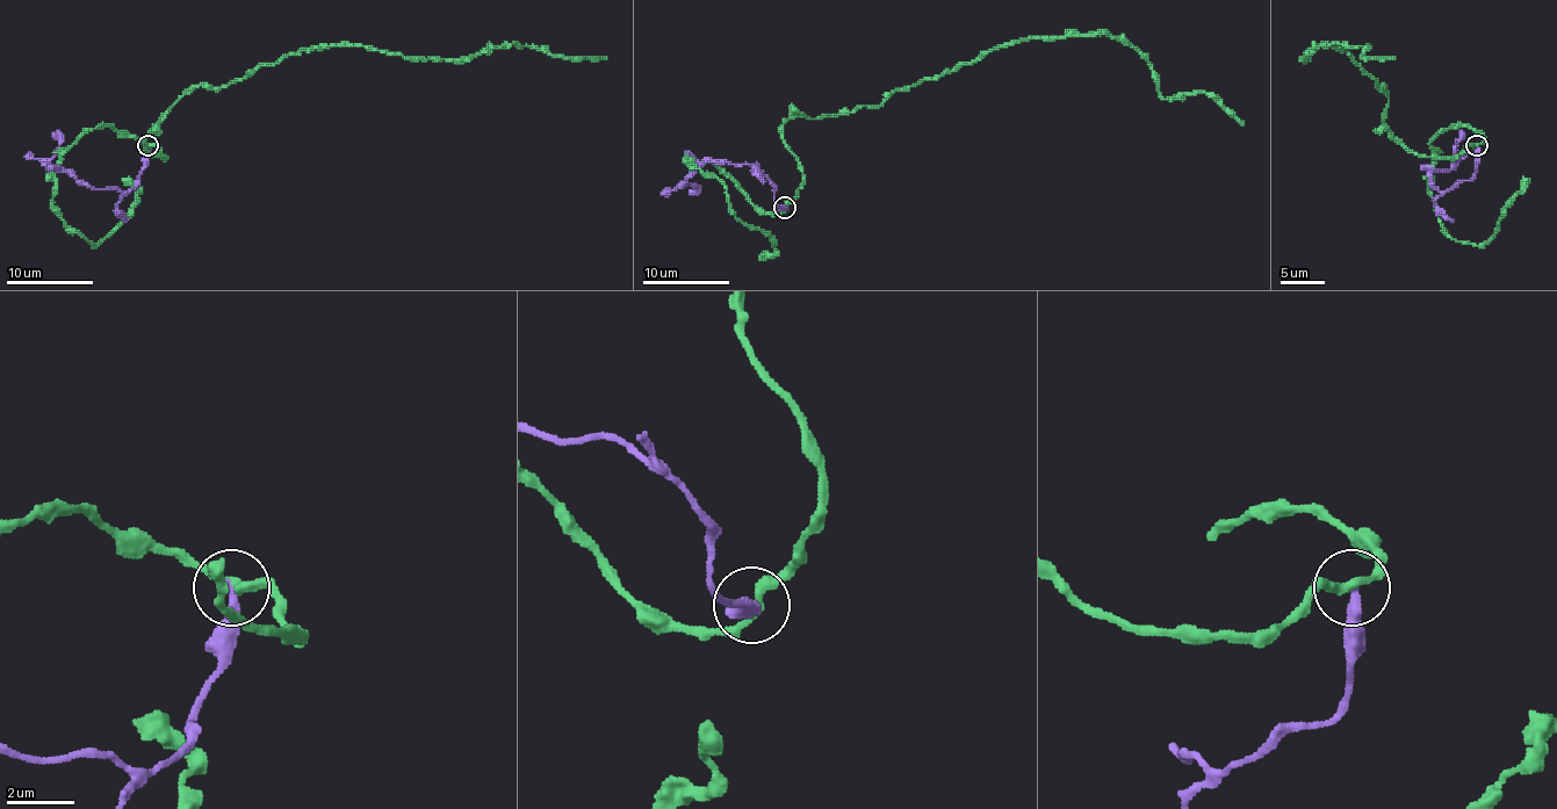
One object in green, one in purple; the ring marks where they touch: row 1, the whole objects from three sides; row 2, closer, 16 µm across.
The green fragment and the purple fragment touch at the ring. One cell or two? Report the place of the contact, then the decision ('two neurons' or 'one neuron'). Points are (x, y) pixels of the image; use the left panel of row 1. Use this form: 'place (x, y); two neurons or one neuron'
place (148, 145); two neurons

